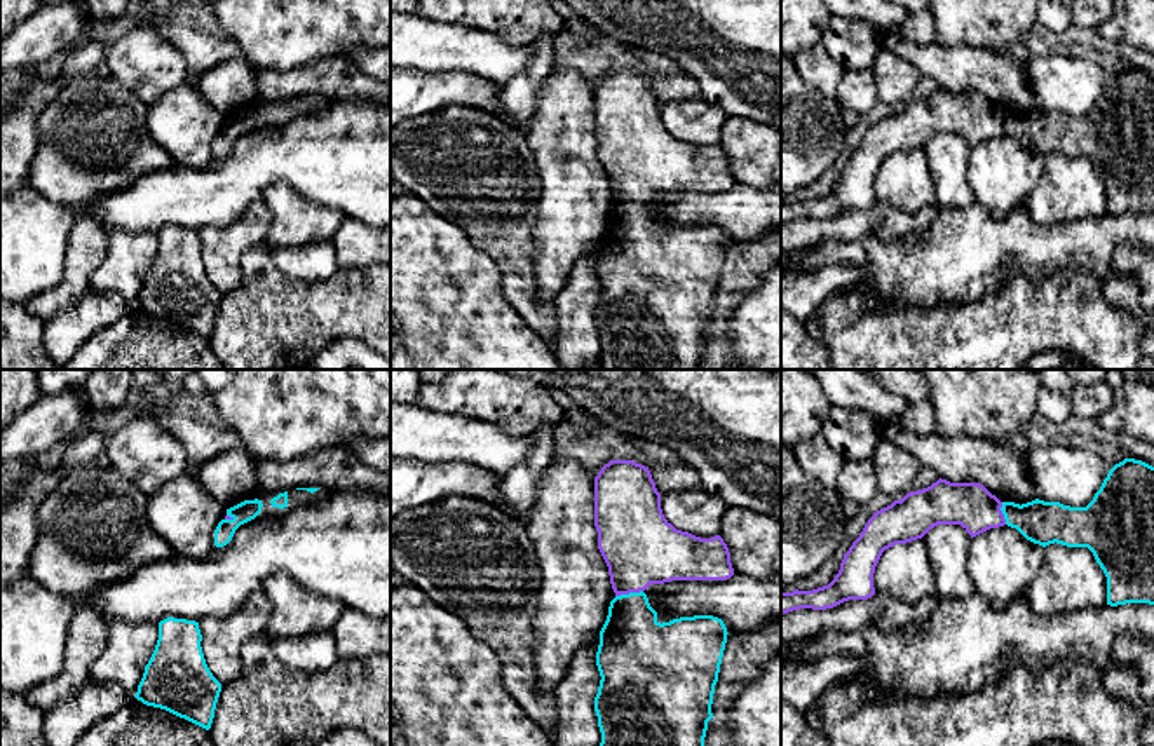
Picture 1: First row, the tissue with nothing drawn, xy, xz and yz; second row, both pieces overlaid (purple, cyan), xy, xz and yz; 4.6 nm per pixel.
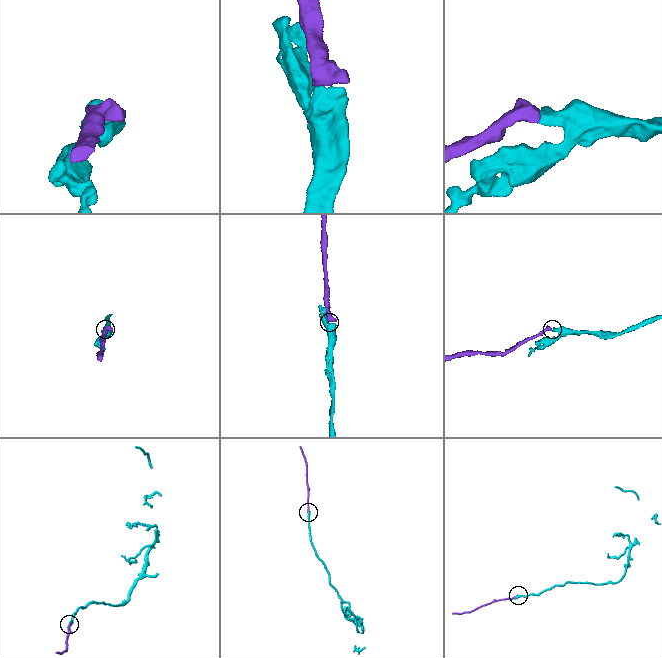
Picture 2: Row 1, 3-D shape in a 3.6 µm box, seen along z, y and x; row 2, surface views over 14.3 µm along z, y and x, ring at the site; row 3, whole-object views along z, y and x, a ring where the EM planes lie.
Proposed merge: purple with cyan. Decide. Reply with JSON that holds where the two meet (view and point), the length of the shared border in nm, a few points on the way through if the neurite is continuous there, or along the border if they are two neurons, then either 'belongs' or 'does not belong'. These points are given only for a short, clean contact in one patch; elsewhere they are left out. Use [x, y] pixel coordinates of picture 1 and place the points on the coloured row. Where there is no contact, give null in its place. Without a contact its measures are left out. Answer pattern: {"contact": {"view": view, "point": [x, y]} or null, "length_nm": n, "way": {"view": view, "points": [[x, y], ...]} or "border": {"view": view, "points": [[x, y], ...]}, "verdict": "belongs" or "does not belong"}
{"contact": {"view": "xz", "point": [628, 593]}, "length_nm": 130, "way": {"view": "xz", "points": [[640, 548], [630, 574], [628, 593], [633, 647]]}, "verdict": "belongs"}

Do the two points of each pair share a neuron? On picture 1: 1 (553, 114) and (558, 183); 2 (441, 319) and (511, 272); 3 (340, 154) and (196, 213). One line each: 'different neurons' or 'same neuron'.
1: same neuron
2: different neurons
3: same neuron

